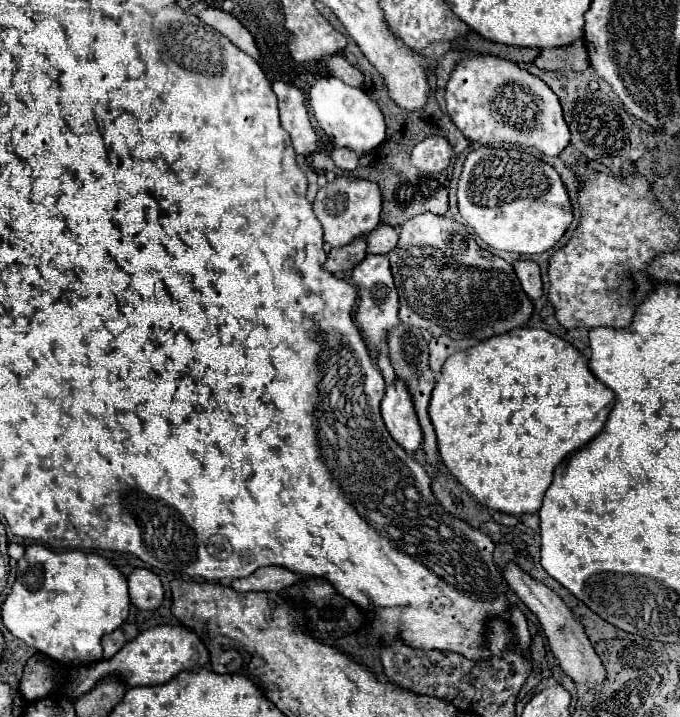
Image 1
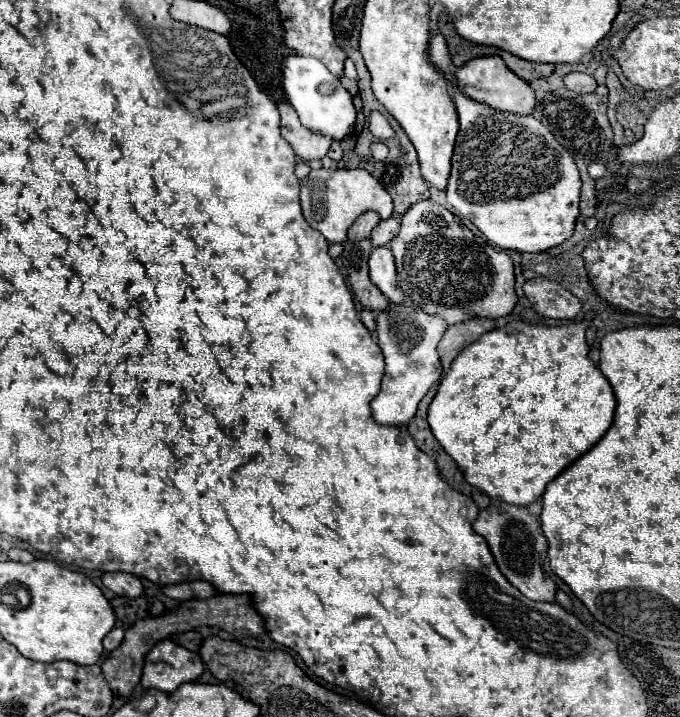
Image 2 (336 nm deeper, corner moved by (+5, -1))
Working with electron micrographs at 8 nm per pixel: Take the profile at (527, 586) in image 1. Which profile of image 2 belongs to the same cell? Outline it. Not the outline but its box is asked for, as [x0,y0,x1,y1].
[472,501,556,601]

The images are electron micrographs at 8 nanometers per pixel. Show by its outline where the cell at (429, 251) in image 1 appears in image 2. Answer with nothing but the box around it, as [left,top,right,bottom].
[390,201,516,325]

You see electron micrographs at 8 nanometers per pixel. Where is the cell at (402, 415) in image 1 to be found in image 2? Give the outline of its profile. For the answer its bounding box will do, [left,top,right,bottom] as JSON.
[370,303,448,425]

